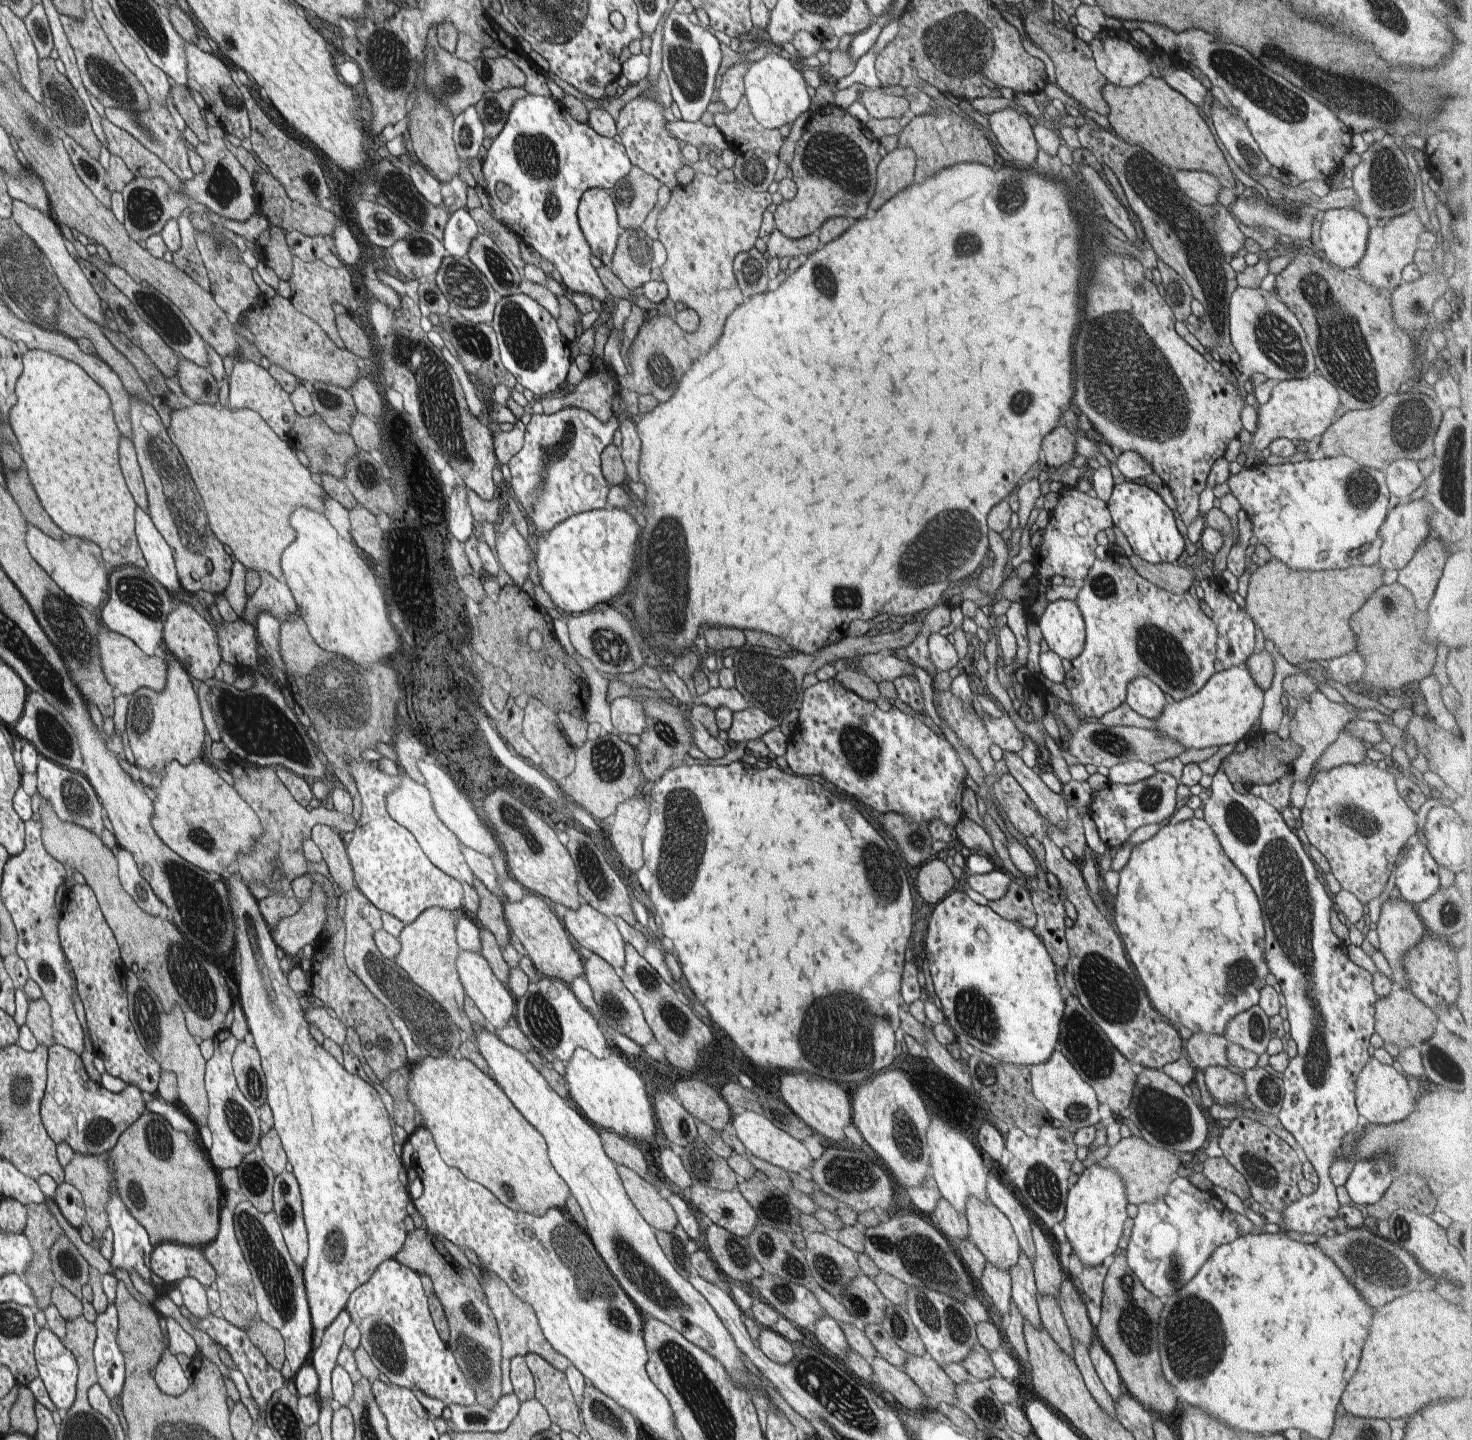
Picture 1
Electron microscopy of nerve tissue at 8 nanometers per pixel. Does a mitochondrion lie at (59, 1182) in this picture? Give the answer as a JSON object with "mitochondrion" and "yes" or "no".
{"mitochondrion":"no"}

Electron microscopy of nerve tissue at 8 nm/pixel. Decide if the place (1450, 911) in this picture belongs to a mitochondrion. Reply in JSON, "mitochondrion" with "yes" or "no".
{"mitochondrion":"yes"}

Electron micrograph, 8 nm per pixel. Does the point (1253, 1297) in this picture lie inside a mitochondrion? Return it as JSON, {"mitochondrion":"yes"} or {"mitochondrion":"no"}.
{"mitochondrion":"no"}

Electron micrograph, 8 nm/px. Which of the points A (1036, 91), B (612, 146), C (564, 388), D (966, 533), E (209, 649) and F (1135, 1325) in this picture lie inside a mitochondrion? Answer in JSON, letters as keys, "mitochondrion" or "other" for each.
{"A":"other","B":"other","C":"other","D":"mitochondrion","E":"other","F":"mitochondrion"}

